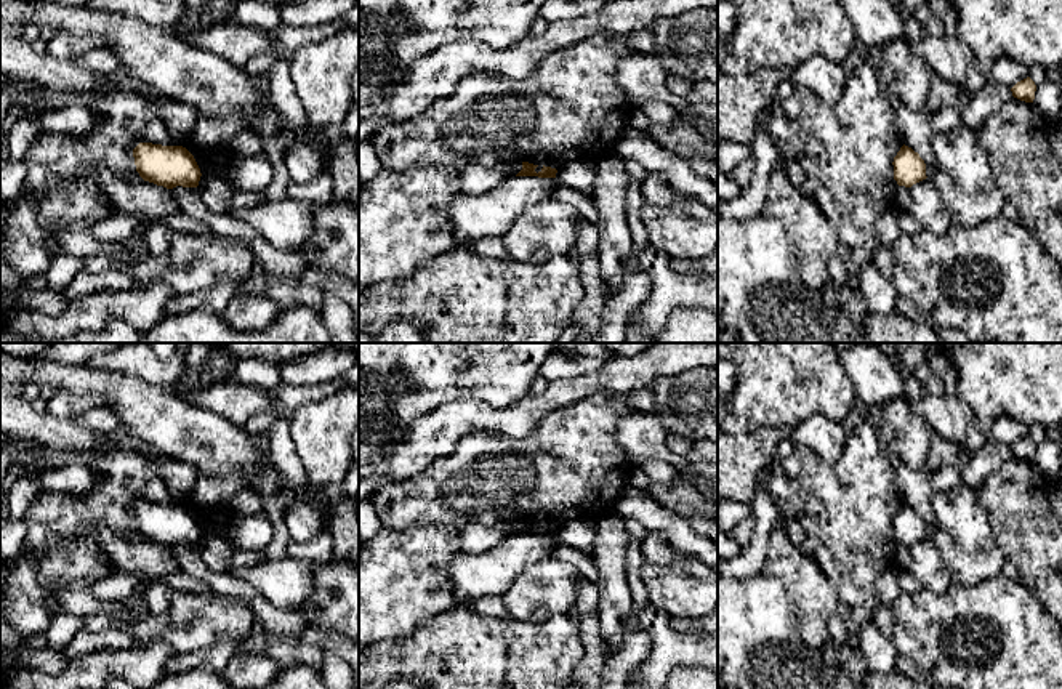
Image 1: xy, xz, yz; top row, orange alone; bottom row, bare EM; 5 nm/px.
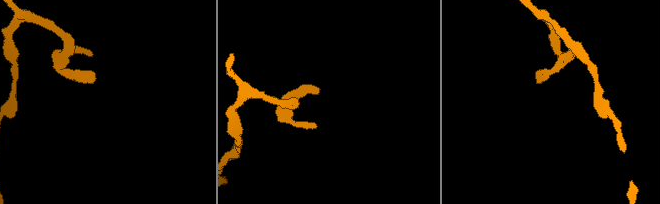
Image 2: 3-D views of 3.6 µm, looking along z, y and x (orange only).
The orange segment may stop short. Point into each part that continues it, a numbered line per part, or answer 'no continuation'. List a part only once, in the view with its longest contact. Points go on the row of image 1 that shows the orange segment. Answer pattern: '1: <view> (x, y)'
no continuation

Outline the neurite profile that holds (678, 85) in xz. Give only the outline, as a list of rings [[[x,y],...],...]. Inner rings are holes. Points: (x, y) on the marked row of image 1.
[[[668,75],[666,87],[676,96],[687,96],[687,93],[692,87],[692,82],[681,75]]]

